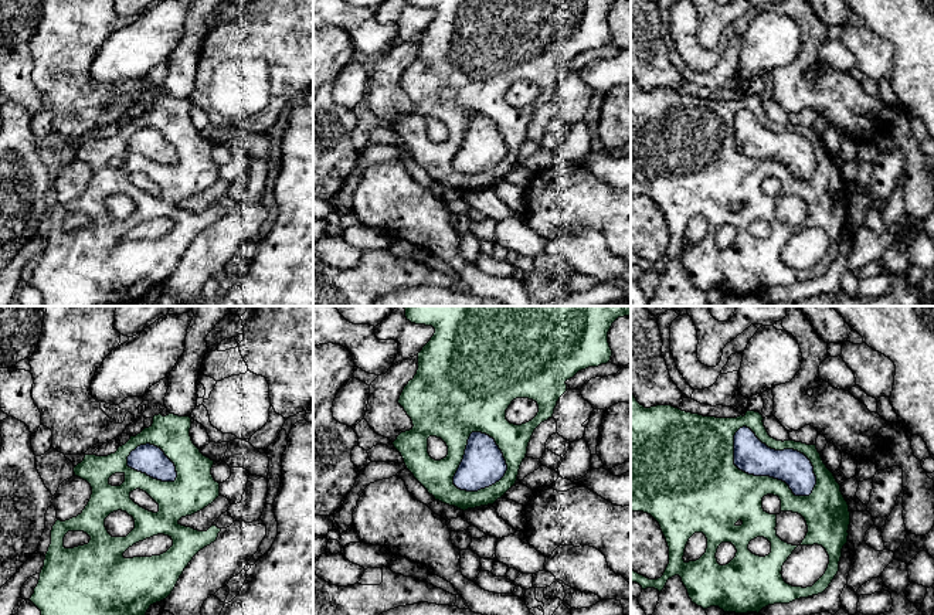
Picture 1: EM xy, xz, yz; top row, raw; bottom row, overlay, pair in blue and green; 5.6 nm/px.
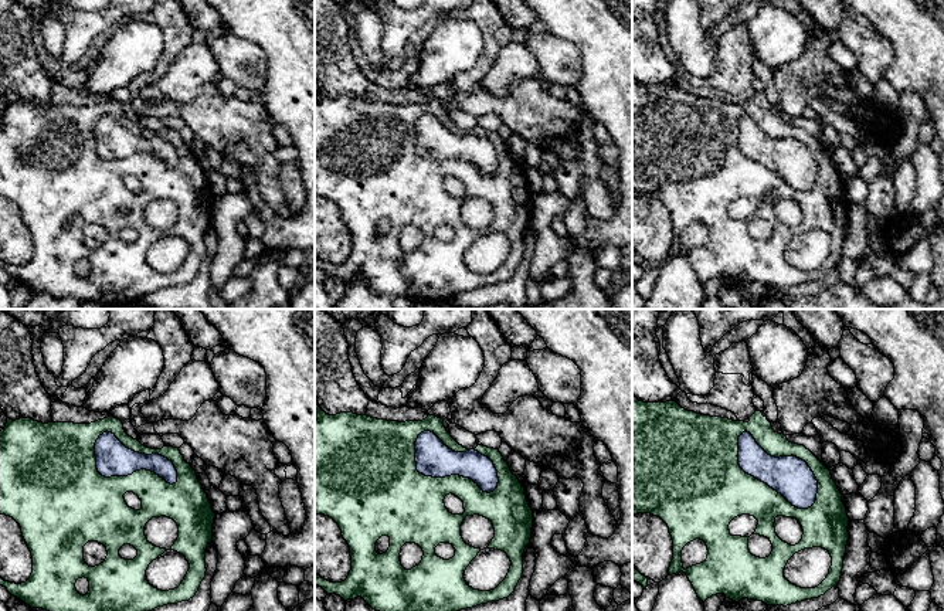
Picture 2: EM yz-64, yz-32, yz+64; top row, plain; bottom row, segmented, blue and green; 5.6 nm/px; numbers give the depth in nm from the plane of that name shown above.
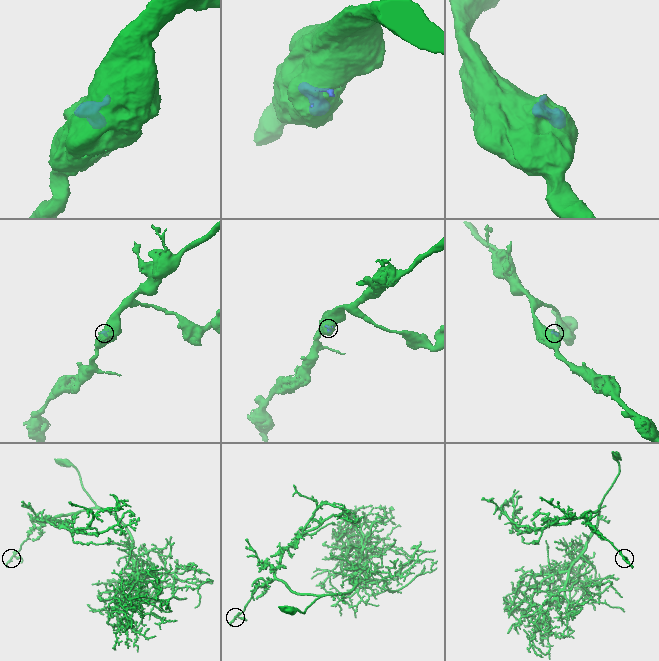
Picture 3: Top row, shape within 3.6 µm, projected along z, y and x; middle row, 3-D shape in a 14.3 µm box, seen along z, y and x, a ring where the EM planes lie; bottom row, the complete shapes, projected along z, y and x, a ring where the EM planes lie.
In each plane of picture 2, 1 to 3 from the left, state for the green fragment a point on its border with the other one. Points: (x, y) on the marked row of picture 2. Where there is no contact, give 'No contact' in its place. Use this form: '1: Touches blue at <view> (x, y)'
1: Touches blue at yz-64 (142, 454)
2: Touches blue at yz-32 (441, 477)
3: Touches blue at yz+64 (763, 481)

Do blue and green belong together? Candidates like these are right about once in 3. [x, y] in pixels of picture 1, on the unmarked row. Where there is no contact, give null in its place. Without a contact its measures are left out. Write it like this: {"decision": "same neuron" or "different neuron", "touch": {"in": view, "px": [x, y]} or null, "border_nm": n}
{"decision": "different neuron", "touch": {"in": "yz", "px": [758, 158]}, "border_nm": 550}

